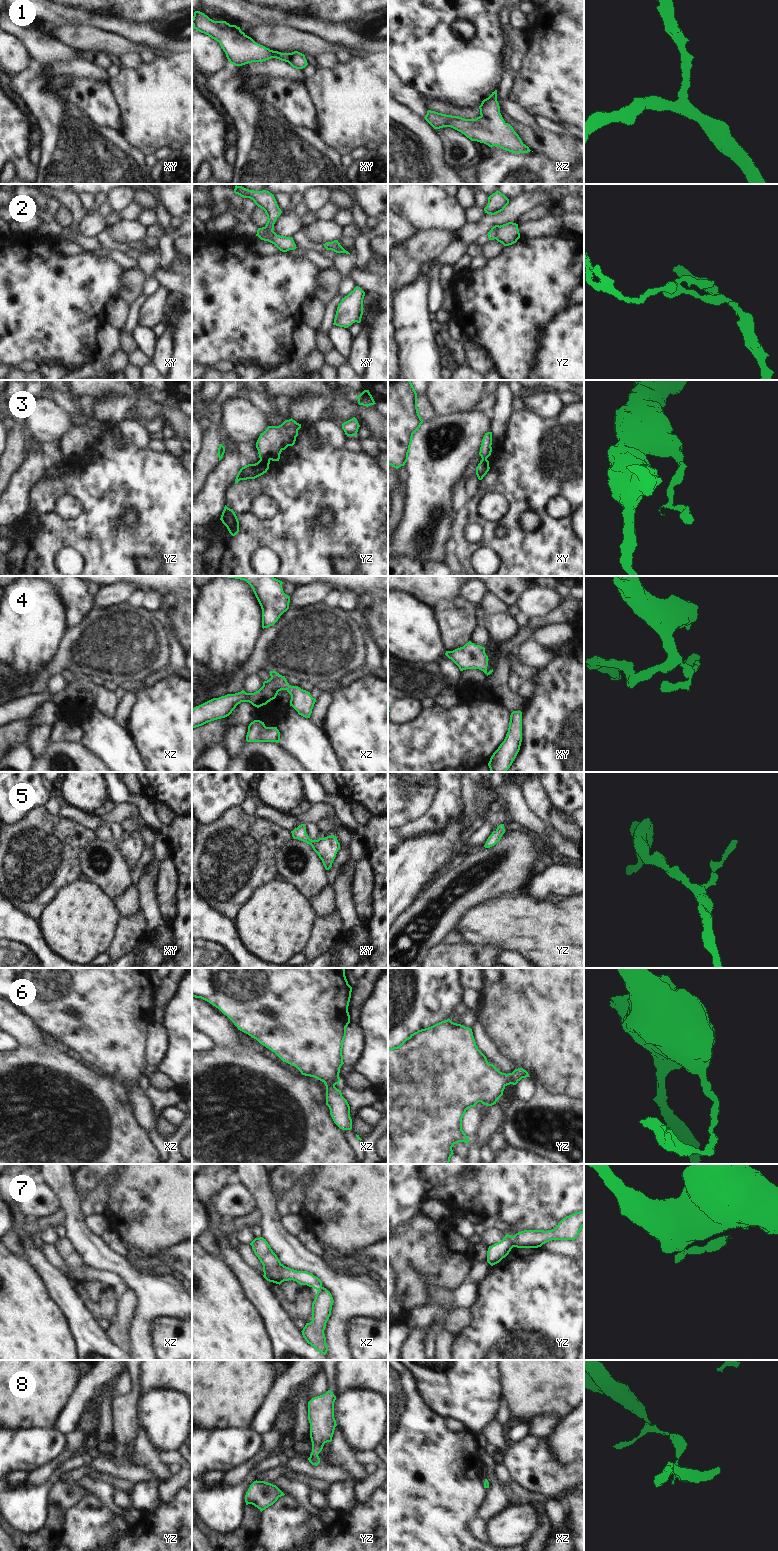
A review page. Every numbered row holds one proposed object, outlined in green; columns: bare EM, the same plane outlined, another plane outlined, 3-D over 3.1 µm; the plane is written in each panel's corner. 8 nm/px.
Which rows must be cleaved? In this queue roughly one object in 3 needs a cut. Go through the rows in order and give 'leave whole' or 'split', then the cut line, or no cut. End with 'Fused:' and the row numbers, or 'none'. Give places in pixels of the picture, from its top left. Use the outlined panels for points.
1: leave whole; cut none
2: split; cut xy (264, 227), (269, 241)
3: split; cut yz (260, 459), (269, 460)
4: leave whole; cut none
5: leave whole; cut none
6: leave whole; cut none
7: split; cut yz (511, 1236), (514, 1246)
8: leave whole; cut none
Fused: 2, 3, 7

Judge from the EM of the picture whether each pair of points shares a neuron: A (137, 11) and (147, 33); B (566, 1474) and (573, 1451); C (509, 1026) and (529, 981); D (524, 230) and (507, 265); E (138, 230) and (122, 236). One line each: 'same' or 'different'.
A: different
B: different
C: same
D: different
E: same

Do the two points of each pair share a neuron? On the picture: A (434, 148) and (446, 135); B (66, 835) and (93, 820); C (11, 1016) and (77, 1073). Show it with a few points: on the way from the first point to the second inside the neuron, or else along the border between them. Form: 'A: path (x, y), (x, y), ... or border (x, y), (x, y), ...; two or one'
A: border (434, 129), (442, 142), (442, 159), (447, 164); two
B: border (61, 816), (77, 821), (94, 831); two
C: border (45, 1043), (41, 1045), (21, 1045); two

